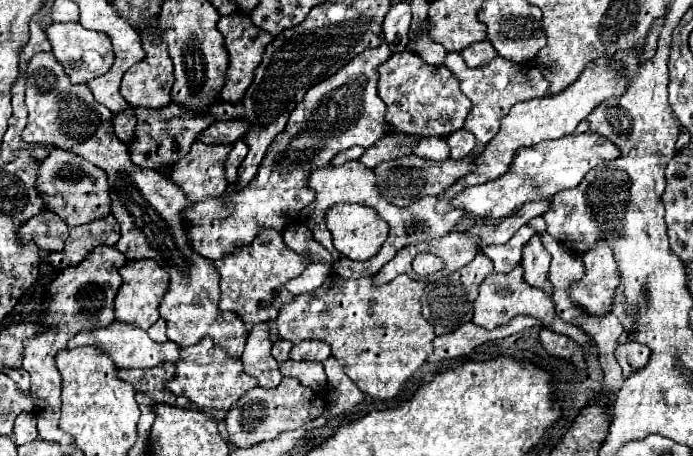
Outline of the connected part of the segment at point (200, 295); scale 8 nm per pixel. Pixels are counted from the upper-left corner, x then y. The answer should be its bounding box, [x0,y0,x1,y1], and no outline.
[22,53,248,357]

